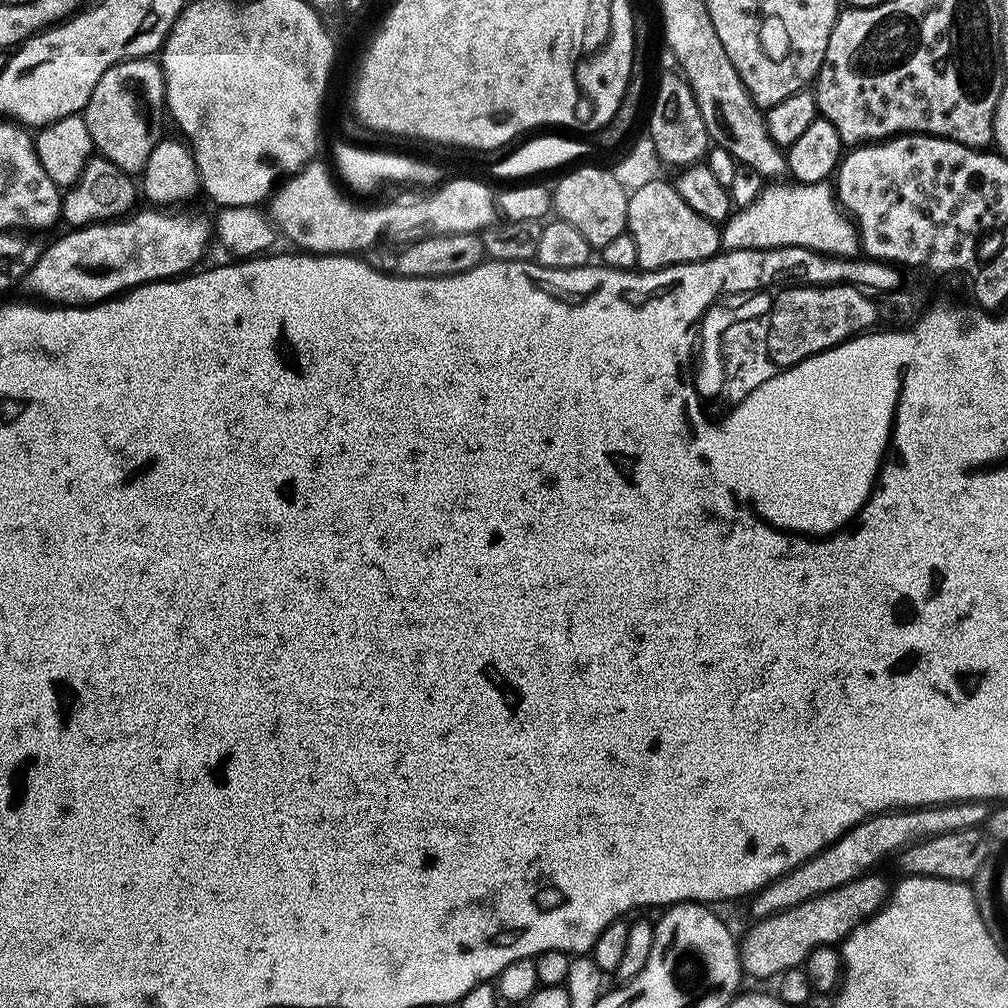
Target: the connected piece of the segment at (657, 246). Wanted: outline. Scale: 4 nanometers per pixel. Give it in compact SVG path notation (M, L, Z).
M664 178L633 191L628 198L628 231L638 246L639 271L657 272L683 264L704 264L721 255L721 229L686 206L675 183Z

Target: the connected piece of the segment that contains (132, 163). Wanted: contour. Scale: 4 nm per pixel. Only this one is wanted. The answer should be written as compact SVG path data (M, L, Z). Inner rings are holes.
M155 59L131 60L114 66L98 82L82 113L90 130L92 147L103 159L114 162L127 176L139 177L150 162L150 154L160 145L166 120L168 87L163 67Z

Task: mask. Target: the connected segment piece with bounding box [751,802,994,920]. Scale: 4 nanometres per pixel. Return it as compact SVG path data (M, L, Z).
M988 802L971 804L942 804L919 810L897 810L885 812L883 816L871 816L854 830L850 830L837 844L831 844L819 852L813 860L807 860L793 872L787 872L781 880L757 892L751 901L753 917L765 920L779 912L788 912L799 904L810 902L816 896L838 890L847 884L853 884L861 876L867 876L883 862L887 856L895 857L905 848L921 844L923 840L945 836L951 832L965 832L971 828L987 825L988 817L994 811Z

